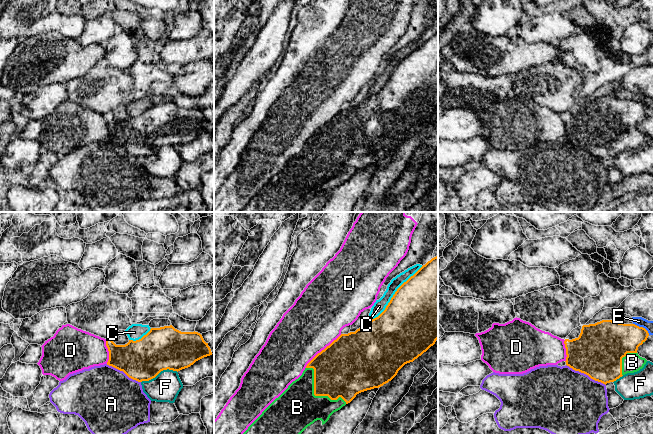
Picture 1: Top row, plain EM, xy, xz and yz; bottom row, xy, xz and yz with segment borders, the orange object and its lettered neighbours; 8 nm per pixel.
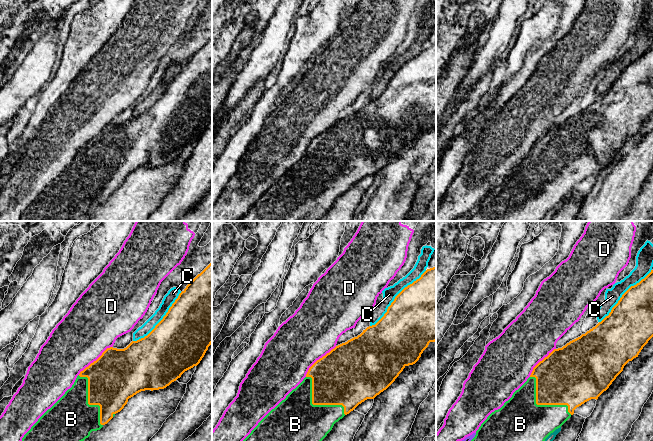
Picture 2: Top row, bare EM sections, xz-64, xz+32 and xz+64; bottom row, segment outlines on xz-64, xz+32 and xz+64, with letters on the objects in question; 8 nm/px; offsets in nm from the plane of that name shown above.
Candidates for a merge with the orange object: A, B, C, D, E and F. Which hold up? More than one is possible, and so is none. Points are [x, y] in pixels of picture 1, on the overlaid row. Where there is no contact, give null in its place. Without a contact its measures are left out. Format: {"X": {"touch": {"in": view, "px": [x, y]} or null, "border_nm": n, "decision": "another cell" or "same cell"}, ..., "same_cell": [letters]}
{"A": {"touch": {"in": "yz", "px": [586, 374]}, "border_nm": 360, "decision": "another cell"}, "B": {"touch": {"in": "xz", "px": [314, 394]}, "border_nm": 440, "decision": "same cell"}, "C": {"touch": {"in": "xz", "px": [393, 295]}, "border_nm": 600, "decision": "another cell"}, "D": {"touch": {"in": "xz", "px": [322, 350]}, "border_nm": 400, "decision": "another cell"}, "E": {"touch": {"in": "yz", "px": [642, 327]}, "border_nm": 160, "decision": "another cell"}, "F": {"touch": {"in": "xy", "px": [159, 372]}, "border_nm": 300, "decision": "another cell"}, "same_cell": ["B"]}

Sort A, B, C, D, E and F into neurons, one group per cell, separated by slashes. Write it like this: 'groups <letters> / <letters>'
groups A / B / C E / D / F

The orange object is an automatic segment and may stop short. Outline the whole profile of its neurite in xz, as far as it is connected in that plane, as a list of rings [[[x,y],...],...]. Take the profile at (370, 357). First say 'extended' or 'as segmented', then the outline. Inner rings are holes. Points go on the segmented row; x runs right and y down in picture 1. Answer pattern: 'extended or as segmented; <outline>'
extended; [[[438,256],[423,265],[395,292],[385,310],[355,332],[341,334],[318,353],[302,375],[276,398],[243,434],[301,434],[317,420],[325,424],[330,416],[350,403],[357,394],[391,381],[407,363],[413,362],[438,339]]]

